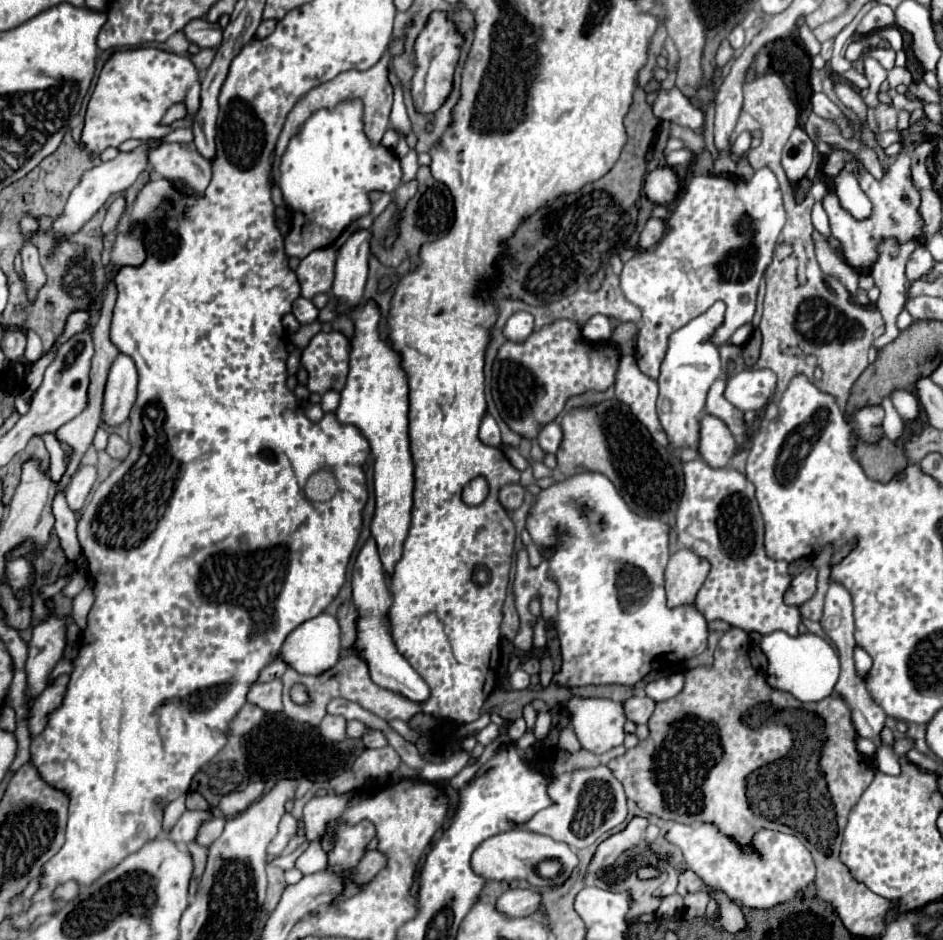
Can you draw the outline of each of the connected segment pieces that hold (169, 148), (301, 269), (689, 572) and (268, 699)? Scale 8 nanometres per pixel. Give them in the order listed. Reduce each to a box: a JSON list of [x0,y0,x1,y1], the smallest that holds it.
[[149,143,211,195],[295,247,335,299],[665,549,709,605],[247,679,281,713]]

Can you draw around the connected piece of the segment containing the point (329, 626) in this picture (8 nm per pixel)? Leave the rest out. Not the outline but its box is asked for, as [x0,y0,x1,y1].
[279,613,339,675]

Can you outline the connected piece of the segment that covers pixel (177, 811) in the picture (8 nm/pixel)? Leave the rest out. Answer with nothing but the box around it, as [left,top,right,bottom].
[163,803,187,831]

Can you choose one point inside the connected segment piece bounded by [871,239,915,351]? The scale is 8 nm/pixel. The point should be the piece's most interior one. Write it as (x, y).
(889, 272)

